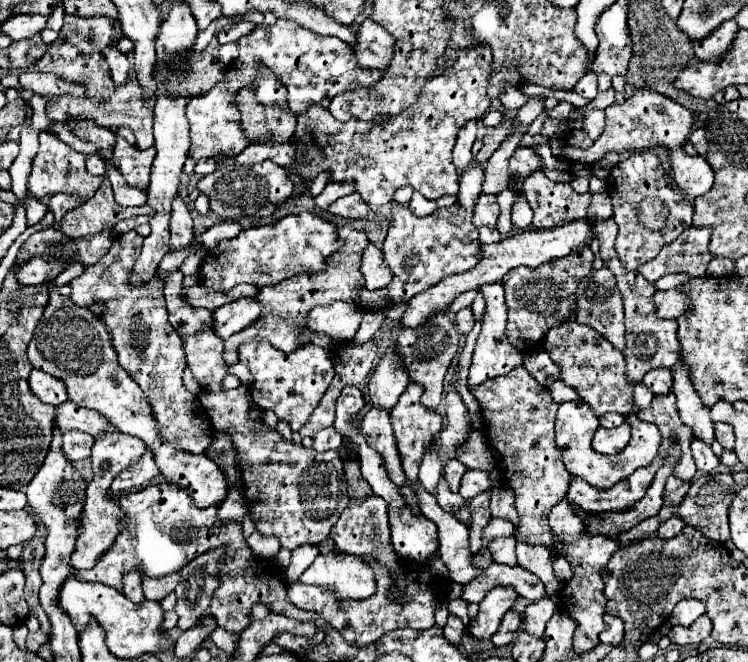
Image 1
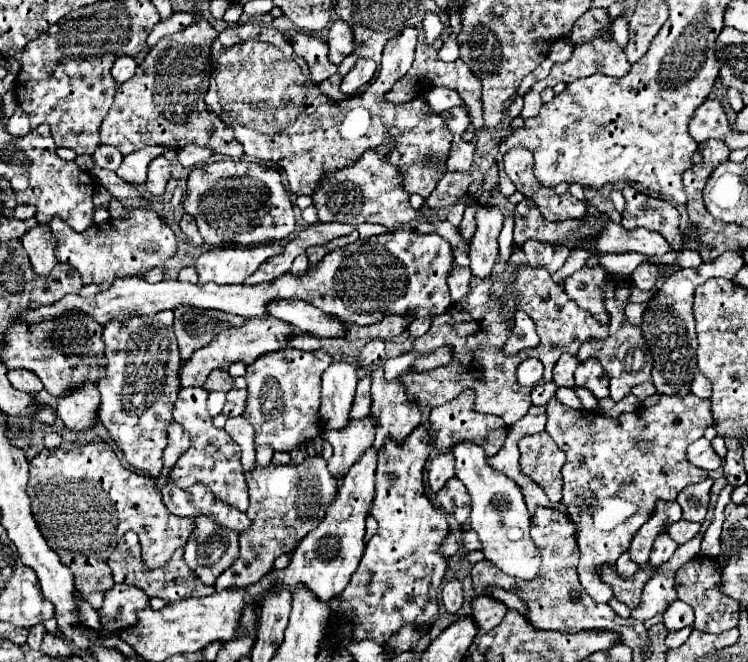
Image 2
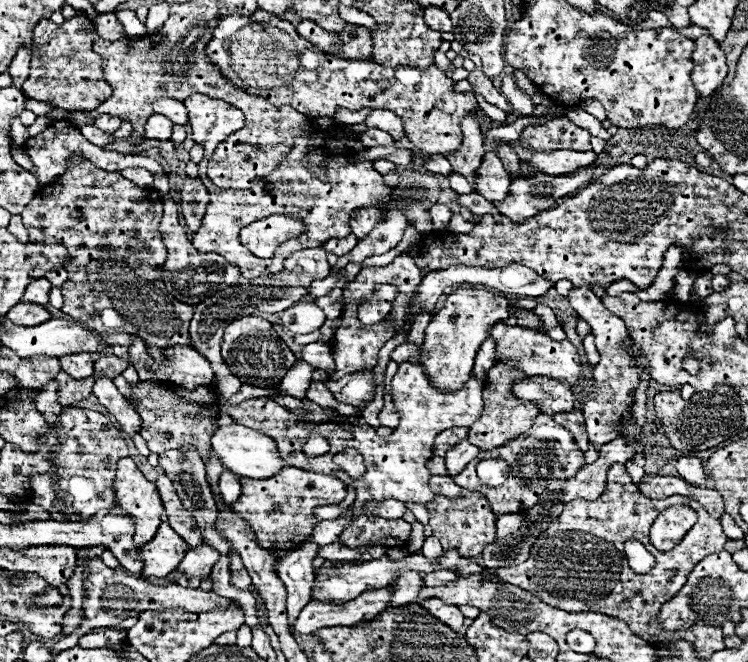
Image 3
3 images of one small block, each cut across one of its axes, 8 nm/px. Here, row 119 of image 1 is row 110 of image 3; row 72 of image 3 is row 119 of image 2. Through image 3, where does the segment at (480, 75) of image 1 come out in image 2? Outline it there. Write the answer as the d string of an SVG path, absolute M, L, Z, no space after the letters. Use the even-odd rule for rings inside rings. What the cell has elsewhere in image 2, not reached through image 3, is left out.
M246 24L246 26L228 28L226 32L222 32L218 36L218 40L220 42L216 46L216 52L212 52L214 74L212 74L210 90L206 94L206 106L212 112L218 112L222 122L226 122L226 126L236 130L236 136L248 156L264 160L264 162L266 160L276 162L286 172L290 190L294 194L312 196L316 192L316 188L328 178L330 172L336 172L336 170L356 162L364 154L364 150L378 148L388 142L392 142L394 148L390 148L390 152L386 154L386 160L400 168L402 186L408 194L420 194L426 200L432 194L432 190L438 186L438 180L446 174L446 160L450 156L452 134L450 134L444 118L430 108L430 104L426 102L424 96L418 96L406 104L392 104L392 102L384 100L386 92L392 90L392 84L400 76L404 76L412 66L416 40L418 40L416 28L404 28L400 34L396 34L384 48L378 80L374 80L360 96L354 96L354 98L348 98L342 102L334 102L326 94L322 94L322 90L310 80L310 70L308 70L304 58L294 54L292 46L286 42L282 32L278 32L274 28ZM232 34L246 38L246 40L240 40L240 42L234 40L236 44L230 44ZM258 36L276 36L276 46L270 42L262 42ZM430 160L440 160L442 162L440 170L430 166Z

